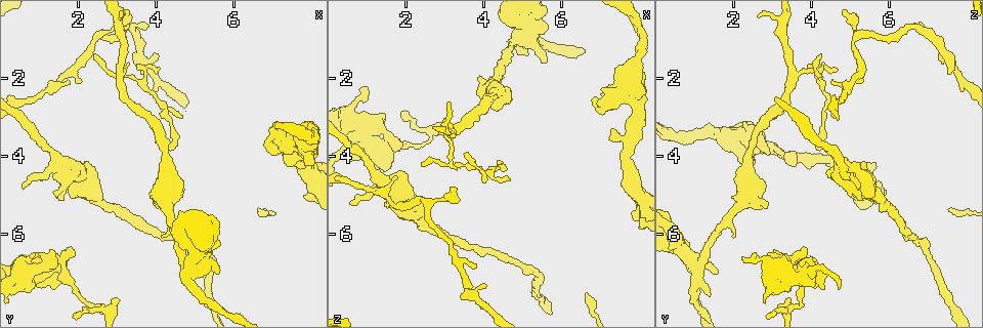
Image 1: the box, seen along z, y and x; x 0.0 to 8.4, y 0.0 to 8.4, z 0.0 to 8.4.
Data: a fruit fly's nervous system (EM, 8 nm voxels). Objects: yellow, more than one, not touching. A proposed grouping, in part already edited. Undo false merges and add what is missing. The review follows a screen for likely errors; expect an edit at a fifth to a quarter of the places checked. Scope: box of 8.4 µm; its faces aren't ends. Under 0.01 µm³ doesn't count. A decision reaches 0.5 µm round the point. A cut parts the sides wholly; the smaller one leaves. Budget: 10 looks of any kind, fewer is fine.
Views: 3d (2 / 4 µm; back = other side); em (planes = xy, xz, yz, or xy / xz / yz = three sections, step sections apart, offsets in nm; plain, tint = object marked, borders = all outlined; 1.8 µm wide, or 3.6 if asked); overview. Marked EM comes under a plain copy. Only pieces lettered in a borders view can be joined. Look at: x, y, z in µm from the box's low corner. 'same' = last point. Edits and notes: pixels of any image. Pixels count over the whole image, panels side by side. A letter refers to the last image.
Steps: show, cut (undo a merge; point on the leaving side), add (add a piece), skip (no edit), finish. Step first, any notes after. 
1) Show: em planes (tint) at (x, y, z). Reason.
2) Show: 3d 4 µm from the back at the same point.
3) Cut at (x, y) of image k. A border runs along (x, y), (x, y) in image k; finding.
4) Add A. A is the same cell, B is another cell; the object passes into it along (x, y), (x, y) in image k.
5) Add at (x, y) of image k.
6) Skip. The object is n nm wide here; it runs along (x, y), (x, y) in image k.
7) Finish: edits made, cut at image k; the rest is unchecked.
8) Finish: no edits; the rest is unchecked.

Show: em planes (borders) at (1.80, 2.10, 4.55). Tapers out.

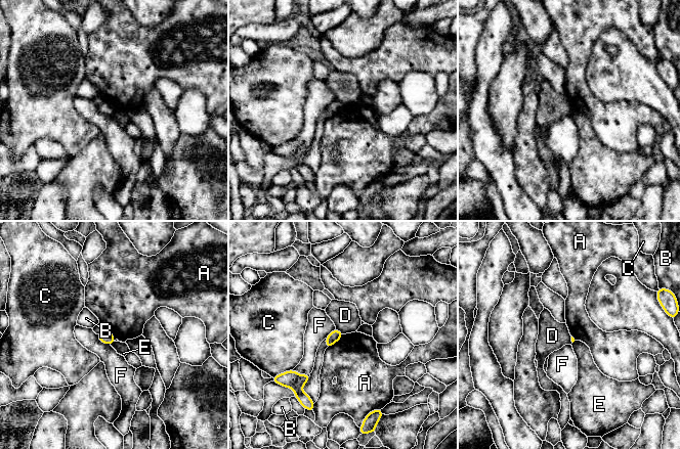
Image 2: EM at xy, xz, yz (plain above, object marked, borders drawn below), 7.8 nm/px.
Skip. The longest contact is with A, 170 nm; A, B, C, D, E and F are other cells; a border runs along (343, 334), (327, 348) in image 2; none of them fits.

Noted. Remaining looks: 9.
Show: 3d 4 µm from the back at (0.65, 4.85, 5.15).

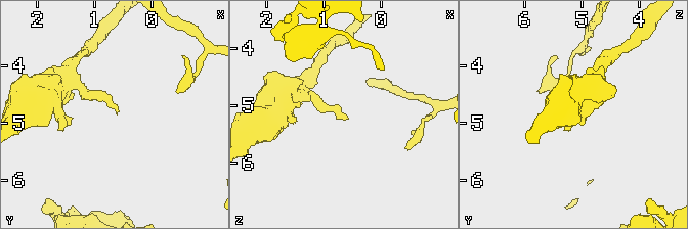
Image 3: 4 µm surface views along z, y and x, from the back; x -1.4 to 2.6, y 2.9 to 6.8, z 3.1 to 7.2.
Show: em xz step 4 (tint) at (0.60, 4.80, 5.20).

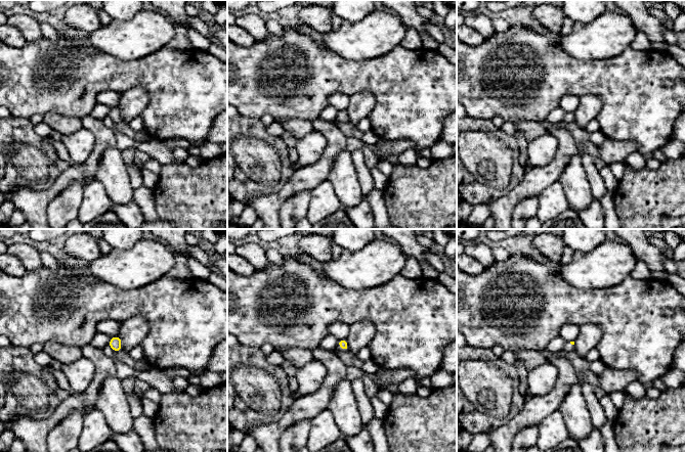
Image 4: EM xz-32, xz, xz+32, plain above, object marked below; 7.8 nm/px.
Show: em planes (borders) at the same point.

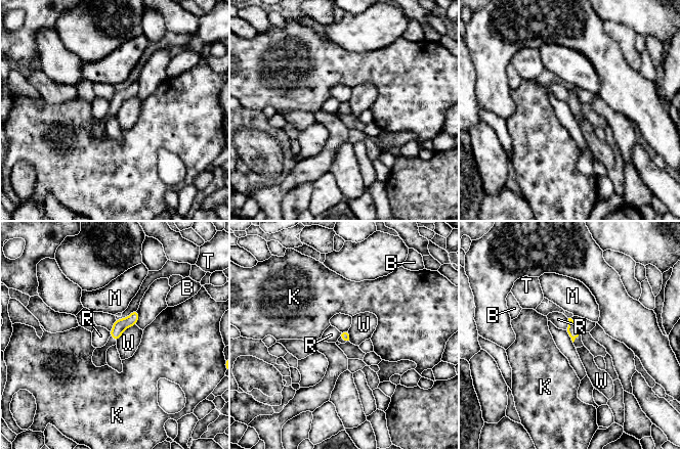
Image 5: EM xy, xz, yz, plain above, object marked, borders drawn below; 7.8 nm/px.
Skip. B, K, M, R, T and W are other cells; a border runs along (568, 318), (568, 326), (565, 329) in image 5; no lettered piece goes on from it.

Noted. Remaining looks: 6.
Show: em planes (borders) at (4.10, 5.30, 2.85). An open end.

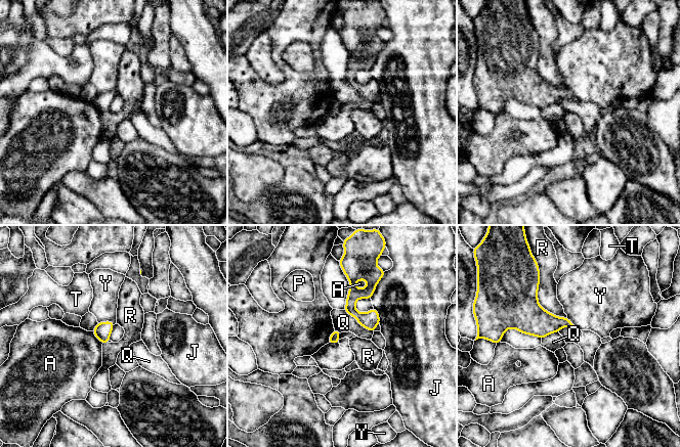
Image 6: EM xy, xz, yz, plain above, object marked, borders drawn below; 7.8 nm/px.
Skip. A, J, P, Q, R, T and Y are other cells; a border runs along (539, 276), (538, 303), (566, 318) in image 6; no lettered piece goes on from it.

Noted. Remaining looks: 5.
Show: 3d 2 µm at (7.70, 4.05, 3.55). Branch point.

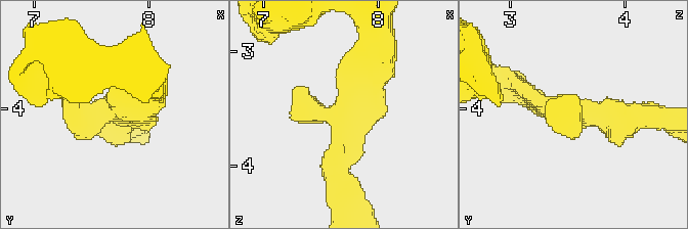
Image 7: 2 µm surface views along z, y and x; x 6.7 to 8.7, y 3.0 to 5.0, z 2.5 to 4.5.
Show: em planes (borders) at (7.70, 4.06, 3.58).

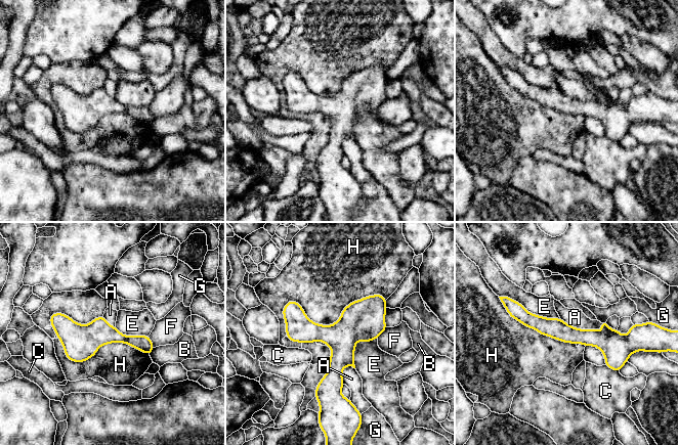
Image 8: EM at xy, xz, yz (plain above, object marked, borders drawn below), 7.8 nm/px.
Skip. The object is 160 nm wide here; A, B, C, E, F, G and H are other cells; one cell here.

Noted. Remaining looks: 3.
Finish: no edits; the rest is unchecked.

